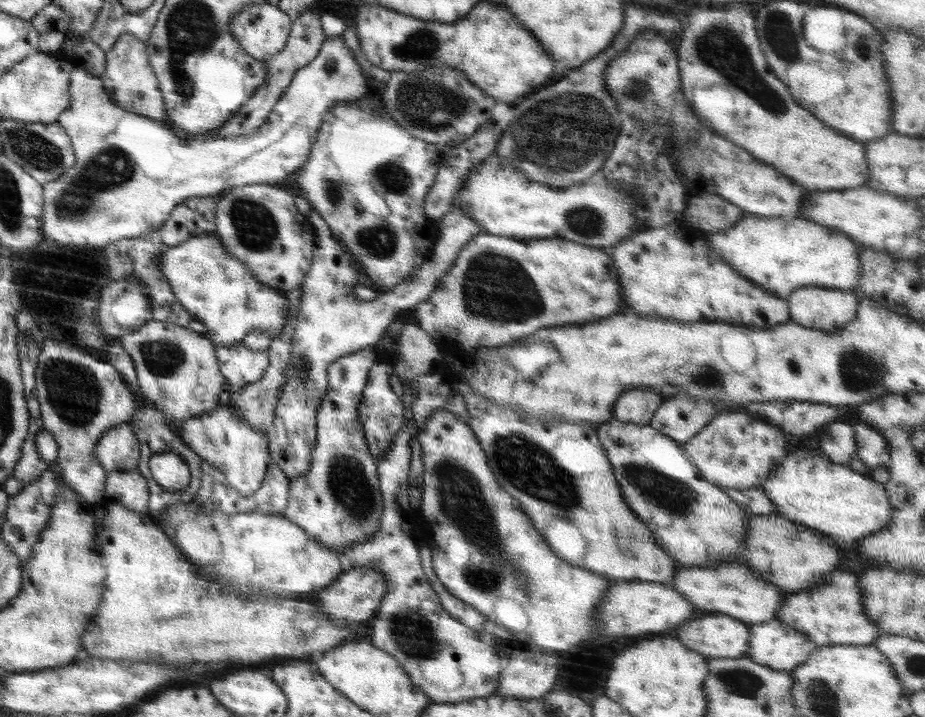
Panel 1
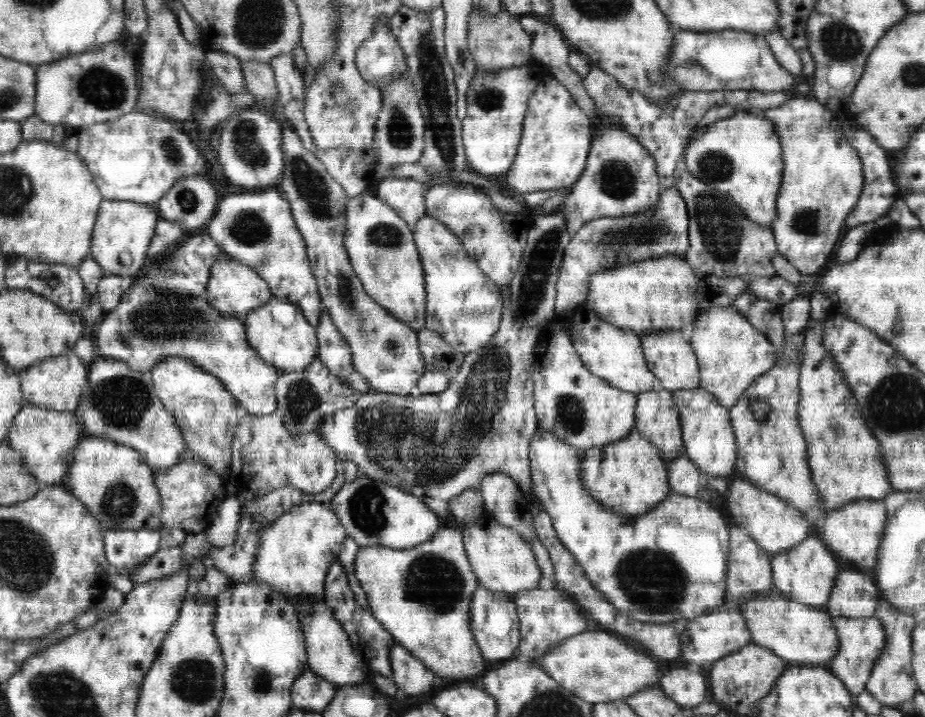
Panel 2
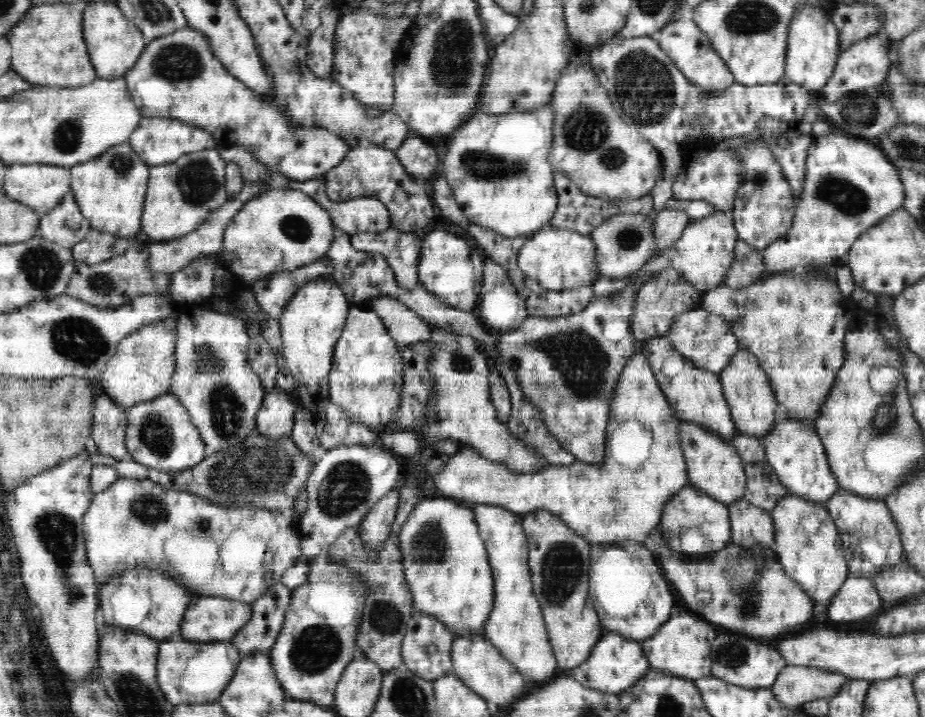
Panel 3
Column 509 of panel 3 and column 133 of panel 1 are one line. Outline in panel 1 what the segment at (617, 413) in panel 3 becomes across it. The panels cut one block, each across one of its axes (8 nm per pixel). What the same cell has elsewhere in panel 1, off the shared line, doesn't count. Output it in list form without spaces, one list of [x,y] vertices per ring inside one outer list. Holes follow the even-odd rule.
[[[138,468],[129,471],[110,471],[107,486],[110,501],[136,512],[150,510],[150,485]]]

